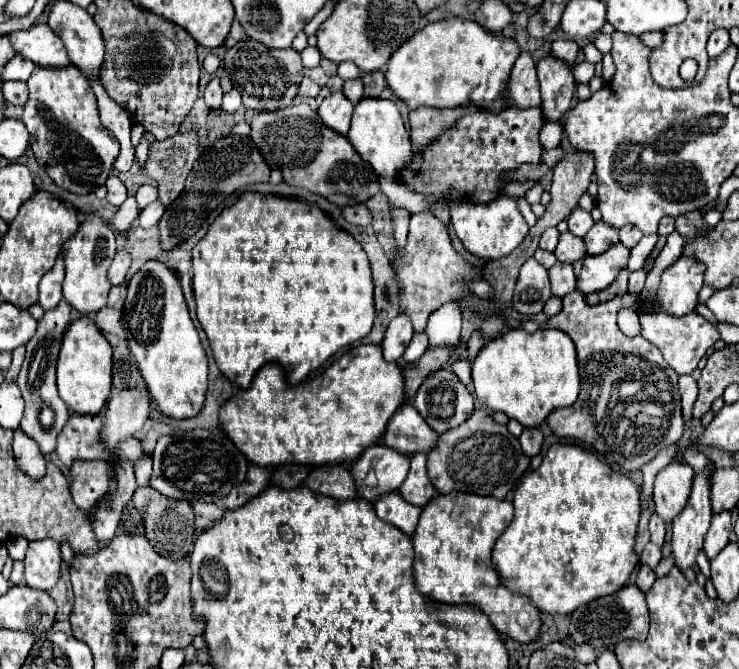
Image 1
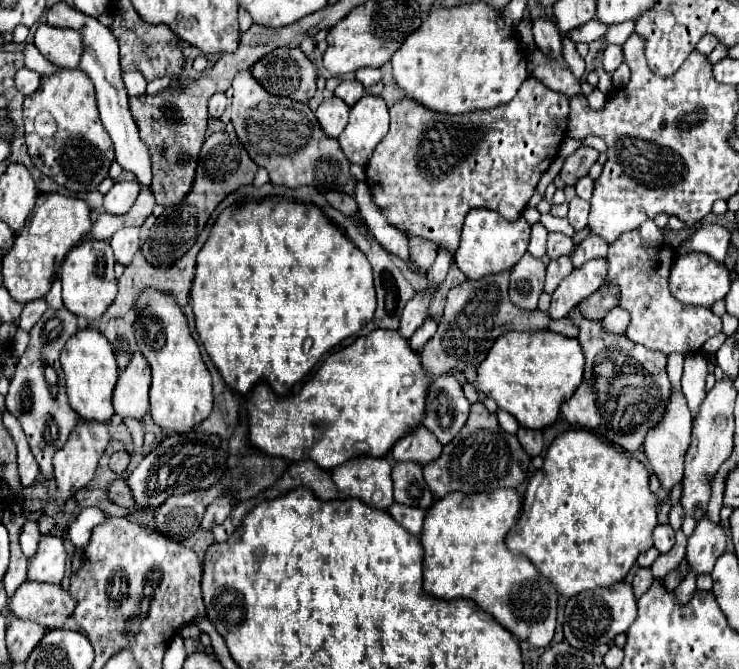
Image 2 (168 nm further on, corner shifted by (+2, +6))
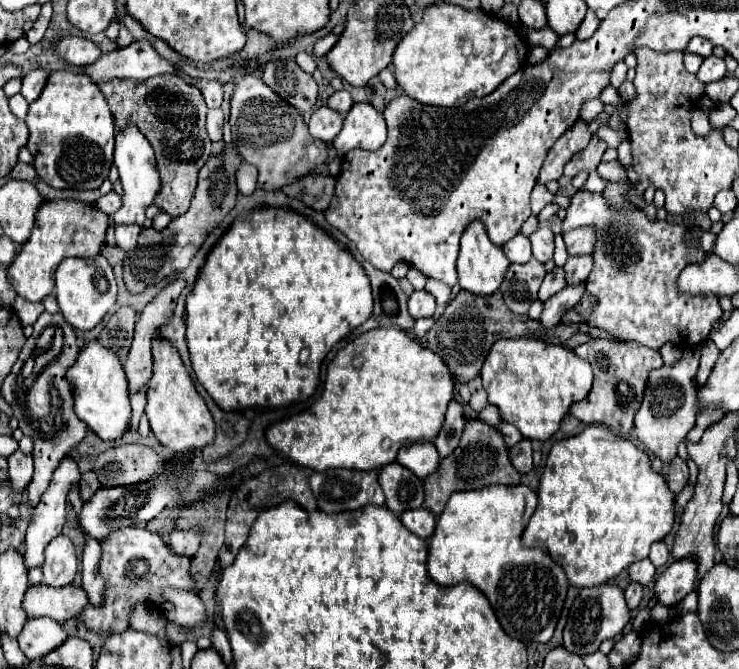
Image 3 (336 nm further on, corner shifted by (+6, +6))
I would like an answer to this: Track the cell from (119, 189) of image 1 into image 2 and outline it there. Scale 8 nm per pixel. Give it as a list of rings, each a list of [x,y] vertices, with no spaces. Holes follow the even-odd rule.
[[[117,181],[113,185],[113,189],[105,195],[103,211],[111,213],[111,215],[125,215],[133,207],[133,203],[139,195],[139,189],[141,187],[135,181]]]

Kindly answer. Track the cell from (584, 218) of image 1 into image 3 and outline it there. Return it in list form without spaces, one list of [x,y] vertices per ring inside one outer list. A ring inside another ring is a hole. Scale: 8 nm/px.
[[[577,191],[567,207],[567,217],[563,219],[561,227],[563,231],[581,227],[581,225],[597,225],[605,227],[605,237],[597,237],[597,251],[593,251],[595,257],[595,267],[587,279],[587,291],[597,297],[597,307],[587,319],[587,325],[599,327],[607,333],[611,333],[617,341],[635,341],[651,349],[661,349],[667,341],[671,345],[681,345],[681,347],[699,347],[707,335],[711,325],[723,315],[717,297],[713,295],[701,295],[701,297],[691,297],[691,295],[677,295],[675,281],[679,273],[695,261],[701,261],[705,257],[705,251],[695,251],[689,249],[683,243],[683,235],[687,231],[685,225],[669,223],[669,221],[649,221],[647,215],[639,207],[627,207],[627,209],[617,209],[605,203],[605,199],[599,193],[585,193]]]

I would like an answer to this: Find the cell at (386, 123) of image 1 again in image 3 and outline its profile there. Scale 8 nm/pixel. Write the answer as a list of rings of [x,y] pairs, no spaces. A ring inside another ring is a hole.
[[[355,103],[345,115],[343,129],[333,141],[333,149],[339,157],[345,157],[353,149],[379,149],[385,143],[387,125],[383,115],[371,103]]]

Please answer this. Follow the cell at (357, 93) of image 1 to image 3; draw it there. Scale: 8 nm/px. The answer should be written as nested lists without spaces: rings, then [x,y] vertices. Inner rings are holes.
[[[341,89],[341,91],[335,91],[329,99],[327,99],[327,105],[339,113],[347,113],[353,105],[353,99],[351,99],[351,93],[347,89]]]

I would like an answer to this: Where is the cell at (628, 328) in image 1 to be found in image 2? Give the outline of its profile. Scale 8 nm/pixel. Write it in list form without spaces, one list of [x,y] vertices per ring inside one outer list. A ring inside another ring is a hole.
[[[613,307],[603,319],[601,319],[603,329],[611,331],[611,333],[625,333],[627,325],[629,325],[629,313],[621,307]]]

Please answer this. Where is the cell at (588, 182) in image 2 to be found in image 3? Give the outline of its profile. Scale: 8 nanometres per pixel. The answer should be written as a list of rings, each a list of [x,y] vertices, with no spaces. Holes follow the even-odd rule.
[[[593,171],[593,173],[589,173],[589,177],[587,177],[587,181],[583,183],[581,191],[589,191],[589,193],[601,193],[601,191],[605,189],[605,185],[607,185],[607,181],[603,181],[603,179],[597,175],[597,171]]]

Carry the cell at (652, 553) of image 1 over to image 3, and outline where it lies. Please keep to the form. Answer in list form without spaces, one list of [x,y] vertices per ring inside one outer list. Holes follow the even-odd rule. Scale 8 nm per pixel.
[[[643,559],[643,561],[637,561],[629,567],[629,577],[631,581],[635,583],[641,583],[641,585],[647,585],[655,575],[655,565],[649,561],[649,559]]]

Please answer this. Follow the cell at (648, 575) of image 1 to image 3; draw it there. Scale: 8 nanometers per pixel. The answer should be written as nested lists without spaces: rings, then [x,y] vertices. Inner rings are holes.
[[[631,583],[627,589],[625,589],[625,601],[627,601],[627,607],[631,611],[635,611],[641,603],[641,593],[643,593],[643,587],[639,583]]]

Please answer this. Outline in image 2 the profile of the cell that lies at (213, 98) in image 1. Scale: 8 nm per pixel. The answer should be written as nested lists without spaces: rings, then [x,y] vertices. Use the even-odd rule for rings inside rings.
[[[225,93],[213,95],[213,97],[209,99],[209,115],[211,115],[213,119],[221,119],[225,107],[227,107],[227,97],[225,97]]]

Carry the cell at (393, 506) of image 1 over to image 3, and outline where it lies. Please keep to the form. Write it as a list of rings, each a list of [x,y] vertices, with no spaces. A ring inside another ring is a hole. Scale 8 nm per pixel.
[[[425,507],[413,509],[413,511],[403,511],[399,519],[411,533],[415,533],[421,539],[429,539],[435,529],[435,515]]]

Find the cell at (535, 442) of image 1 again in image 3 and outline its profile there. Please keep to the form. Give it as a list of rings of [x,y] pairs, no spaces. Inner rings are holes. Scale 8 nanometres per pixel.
[[[521,439],[517,445],[509,449],[511,453],[511,463],[519,473],[527,473],[533,467],[533,447],[529,439]]]

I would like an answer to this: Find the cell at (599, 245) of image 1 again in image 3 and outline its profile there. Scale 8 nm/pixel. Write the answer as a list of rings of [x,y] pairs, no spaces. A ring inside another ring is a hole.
[[[571,255],[563,269],[565,269],[565,279],[569,285],[587,281],[593,269],[593,255]]]

